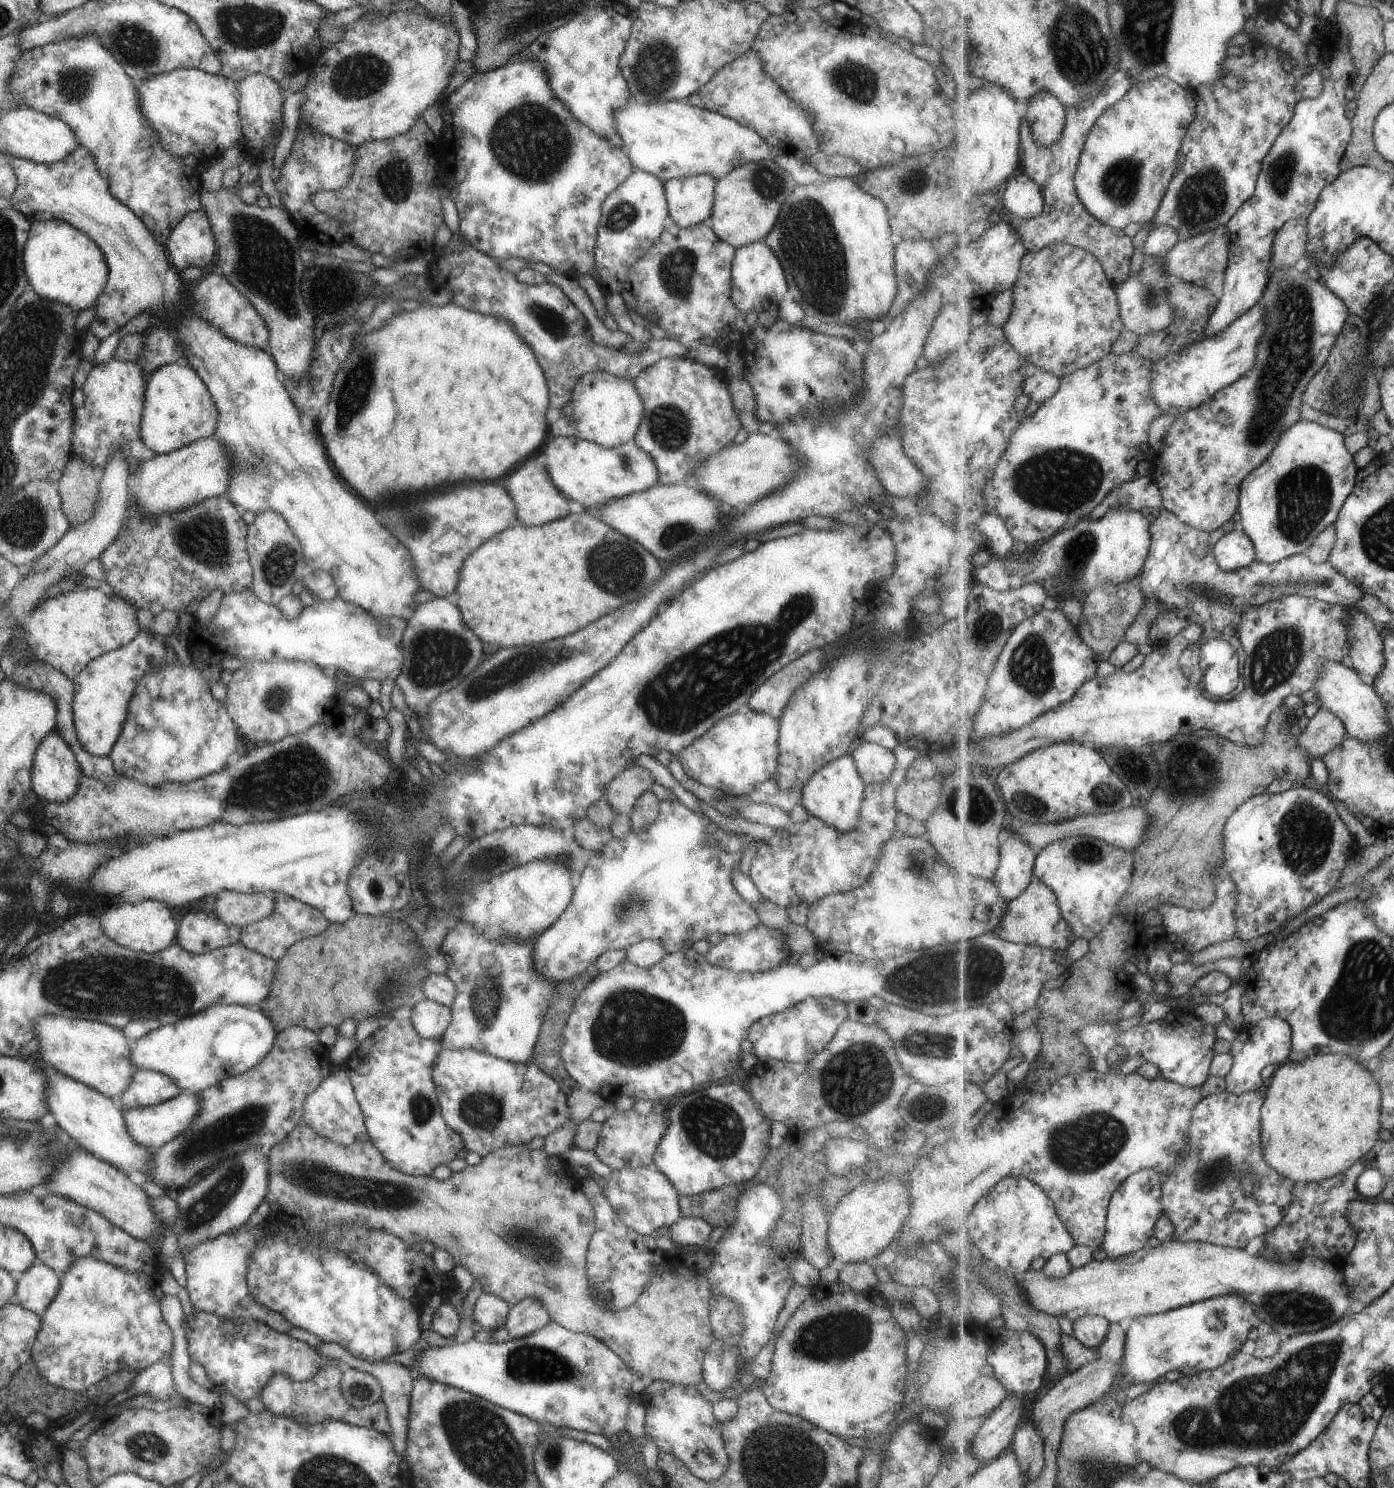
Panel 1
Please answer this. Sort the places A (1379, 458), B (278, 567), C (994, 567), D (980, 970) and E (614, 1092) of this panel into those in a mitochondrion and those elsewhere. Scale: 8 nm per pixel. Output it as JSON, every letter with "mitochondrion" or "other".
{"A":"other","B":"mitochondrion","C":"other","D":"mitochondrion","E":"other"}

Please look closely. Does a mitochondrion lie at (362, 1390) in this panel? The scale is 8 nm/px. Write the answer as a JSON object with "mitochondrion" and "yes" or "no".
{"mitochondrion":"yes"}

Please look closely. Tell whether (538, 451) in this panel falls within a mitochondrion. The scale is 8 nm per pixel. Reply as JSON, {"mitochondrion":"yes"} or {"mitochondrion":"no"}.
{"mitochondrion":"no"}

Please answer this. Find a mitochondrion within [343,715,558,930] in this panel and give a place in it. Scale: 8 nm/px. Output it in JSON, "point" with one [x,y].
{"point":[489,858]}

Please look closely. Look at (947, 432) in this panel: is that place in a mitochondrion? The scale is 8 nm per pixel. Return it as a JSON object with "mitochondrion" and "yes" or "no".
{"mitochondrion":"yes"}

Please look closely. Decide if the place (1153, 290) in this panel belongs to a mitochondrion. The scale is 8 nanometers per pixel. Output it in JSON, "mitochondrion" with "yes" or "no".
{"mitochondrion":"yes"}

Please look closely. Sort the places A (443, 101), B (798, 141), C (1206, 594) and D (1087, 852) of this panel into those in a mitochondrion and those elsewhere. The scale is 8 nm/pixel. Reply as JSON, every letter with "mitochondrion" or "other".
{"A":"other","B":"other","C":"mitochondrion","D":"mitochondrion"}

